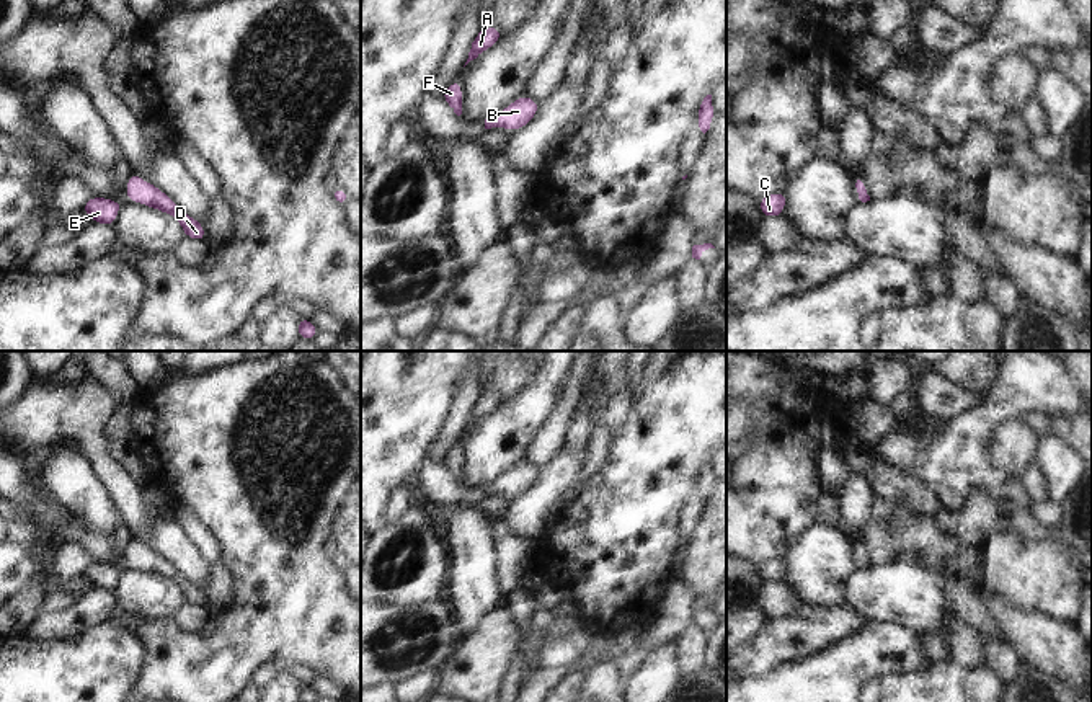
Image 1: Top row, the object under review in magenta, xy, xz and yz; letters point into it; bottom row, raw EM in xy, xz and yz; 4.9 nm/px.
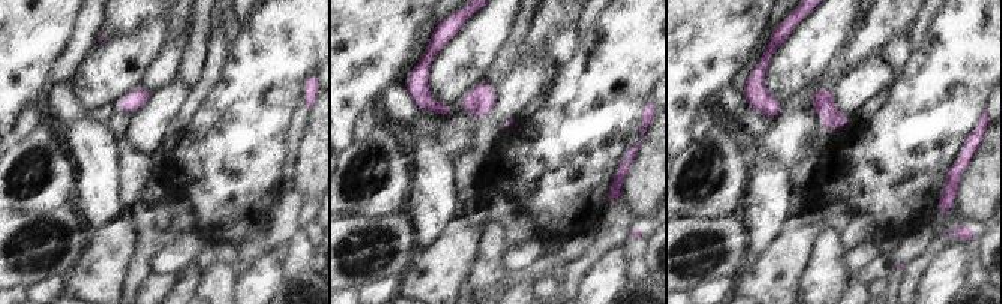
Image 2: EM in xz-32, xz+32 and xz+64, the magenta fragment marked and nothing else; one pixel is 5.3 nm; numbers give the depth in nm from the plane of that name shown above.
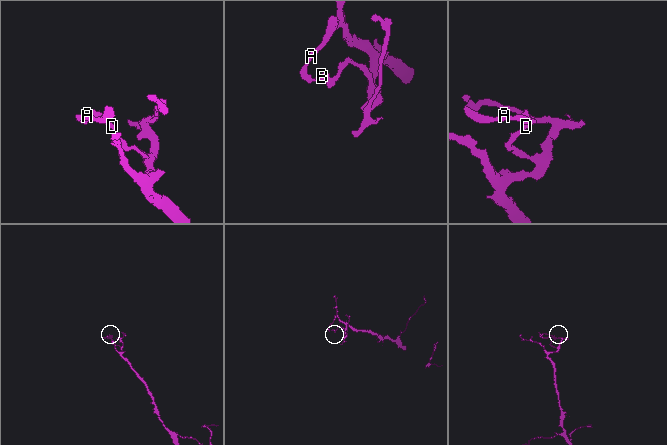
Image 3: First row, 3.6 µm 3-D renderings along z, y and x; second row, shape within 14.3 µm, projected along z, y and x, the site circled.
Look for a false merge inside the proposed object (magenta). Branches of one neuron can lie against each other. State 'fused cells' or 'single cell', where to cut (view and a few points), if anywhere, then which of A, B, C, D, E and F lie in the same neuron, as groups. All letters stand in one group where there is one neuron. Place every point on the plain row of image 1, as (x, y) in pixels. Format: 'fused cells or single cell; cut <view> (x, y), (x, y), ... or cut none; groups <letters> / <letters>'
single cell; cut none; groups A B C D E F

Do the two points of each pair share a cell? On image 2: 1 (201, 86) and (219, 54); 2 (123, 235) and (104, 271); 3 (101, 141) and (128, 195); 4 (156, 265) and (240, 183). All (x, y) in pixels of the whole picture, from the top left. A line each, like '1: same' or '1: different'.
1: same
2: same
3: different
4: different

